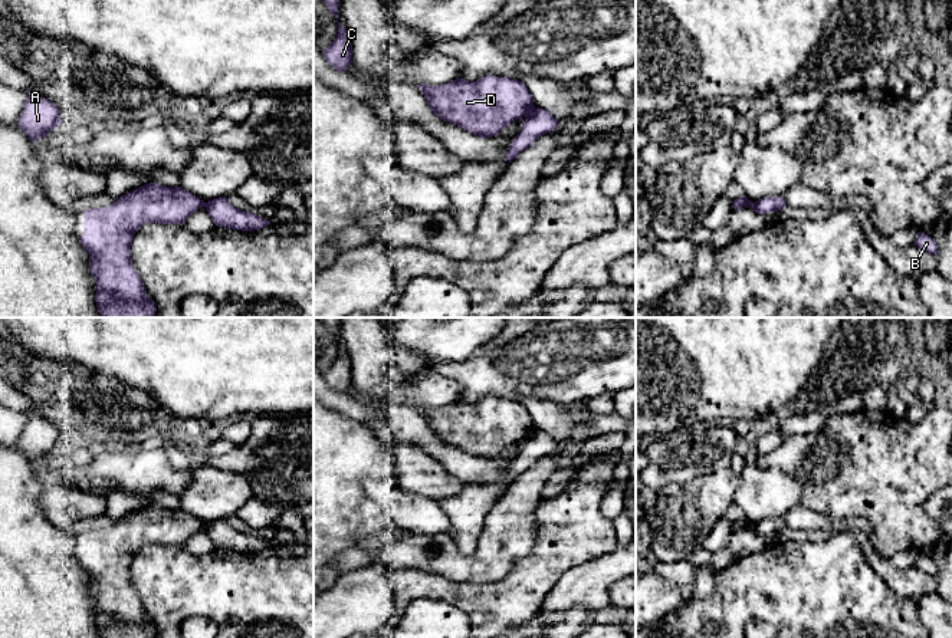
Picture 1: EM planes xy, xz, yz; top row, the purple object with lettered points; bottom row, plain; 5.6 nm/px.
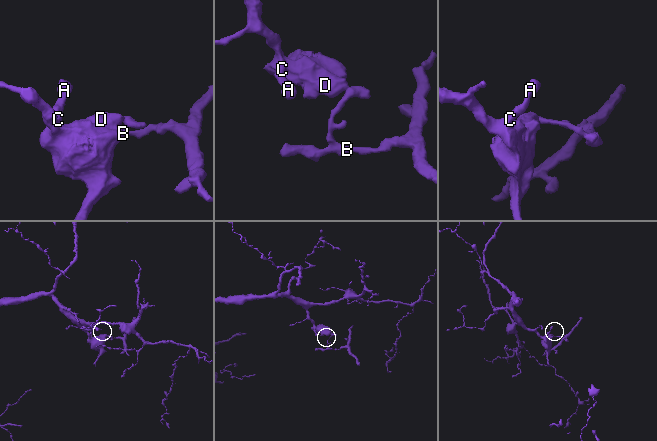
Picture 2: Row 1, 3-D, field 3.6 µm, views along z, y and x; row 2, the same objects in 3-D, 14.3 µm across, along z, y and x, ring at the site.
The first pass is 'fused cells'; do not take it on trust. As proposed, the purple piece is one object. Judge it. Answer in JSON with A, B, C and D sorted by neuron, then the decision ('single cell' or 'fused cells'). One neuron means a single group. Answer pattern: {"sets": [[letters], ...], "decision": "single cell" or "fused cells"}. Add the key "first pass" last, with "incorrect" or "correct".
{"sets": [["A", "C", "D"], ["B"]], "decision": "fused cells", "first pass": "correct"}

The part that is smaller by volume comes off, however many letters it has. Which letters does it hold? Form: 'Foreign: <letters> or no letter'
Foreign: B

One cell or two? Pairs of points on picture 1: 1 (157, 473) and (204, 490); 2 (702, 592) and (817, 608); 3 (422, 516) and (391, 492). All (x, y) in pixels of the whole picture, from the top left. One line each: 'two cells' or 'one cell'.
1: two cells
2: two cells
3: one cell

